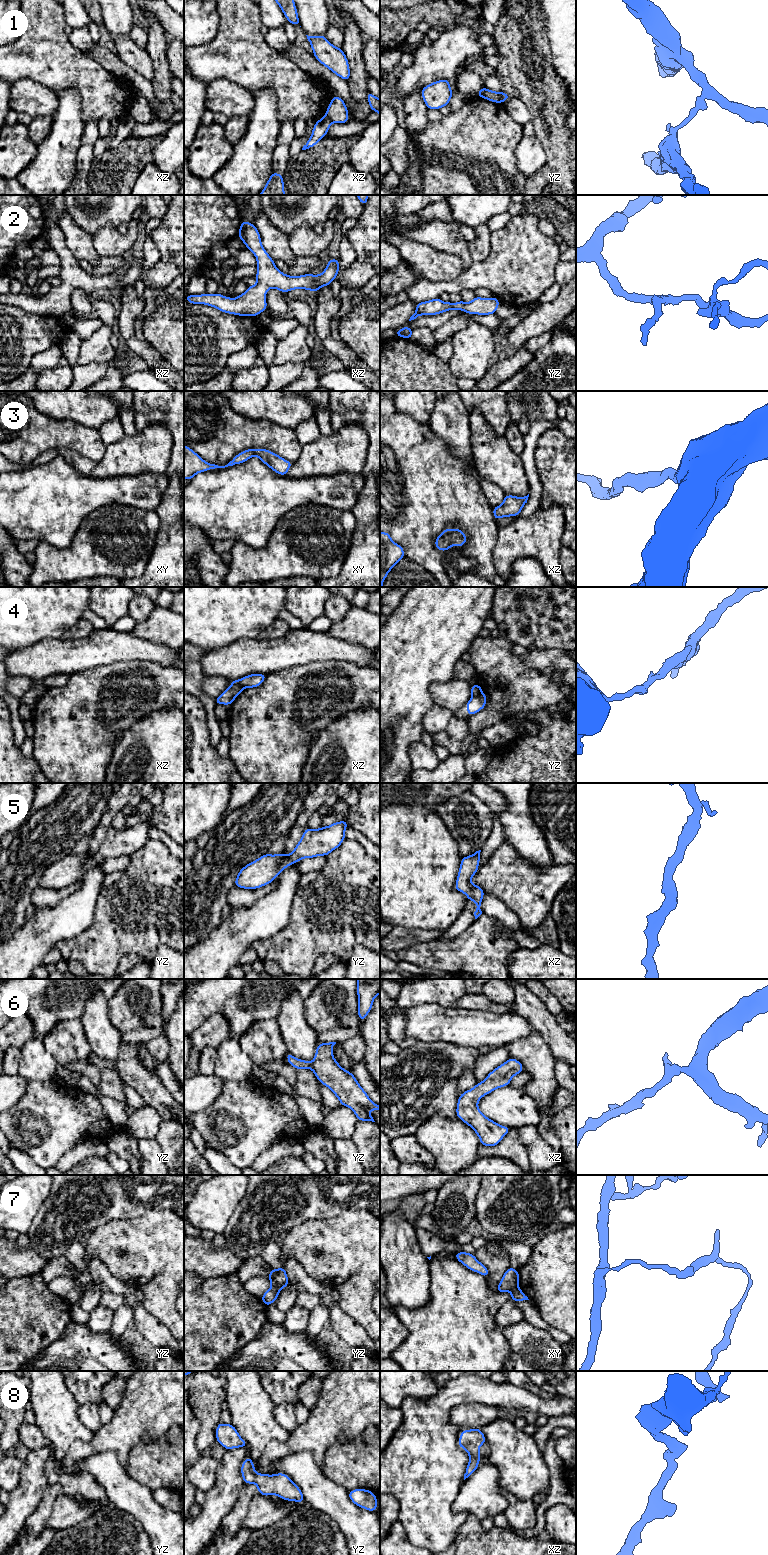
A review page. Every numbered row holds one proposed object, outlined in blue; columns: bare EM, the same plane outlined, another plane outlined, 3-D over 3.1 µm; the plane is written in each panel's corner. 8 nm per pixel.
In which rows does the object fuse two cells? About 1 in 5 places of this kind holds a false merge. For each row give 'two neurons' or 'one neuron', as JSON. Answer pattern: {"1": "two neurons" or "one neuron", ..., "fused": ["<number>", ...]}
{"1": "two neurons", "2": "one neuron", "3": "one neuron", "4": "two neurons", "5": "one neuron", "6": "one neuron", "7": "two neurons", "8": "one neuron", "fused": ["1", "4", "7"]}

